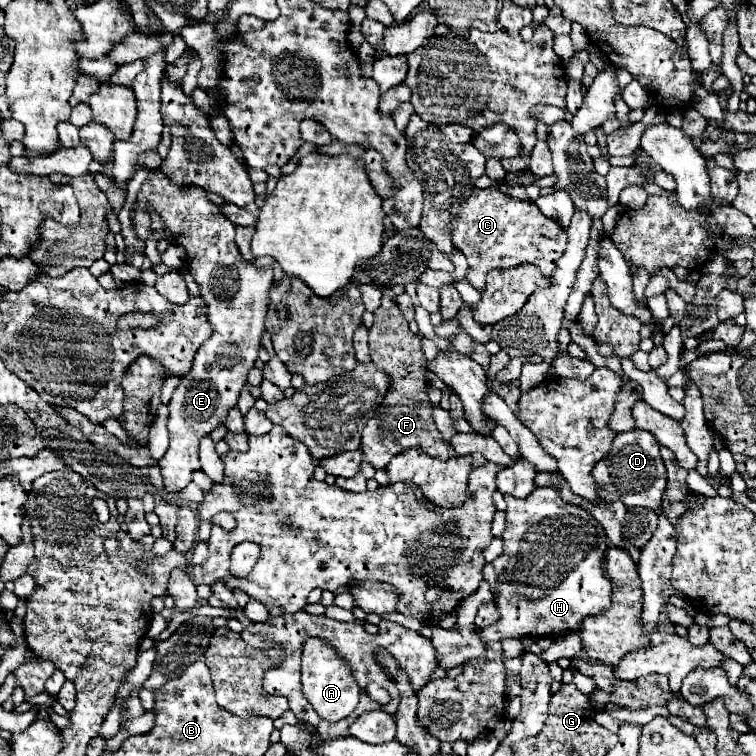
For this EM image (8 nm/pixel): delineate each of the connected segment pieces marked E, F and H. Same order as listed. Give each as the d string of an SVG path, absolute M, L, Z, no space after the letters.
M156 174L154 178L148 178L142 184L142 190L138 194L138 212L134 216L134 230L138 232L138 236L142 240L146 240L146 236L150 234L150 216L146 214L146 206L152 204L154 210L160 214L160 218L166 224L166 232L168 232L168 240L176 242L178 246L184 248L186 252L186 264L190 274L194 276L194 282L200 286L200 296L204 300L204 304L208 306L208 320L214 326L214 334L210 336L210 340L204 342L204 346L198 350L196 358L194 358L194 366L192 372L188 372L186 376L180 378L170 402L168 402L168 432L170 432L170 446L166 450L166 454L160 458L158 466L164 478L164 490L166 492L180 492L190 480L192 480L192 472L200 470L200 460L198 460L198 444L204 436L212 434L212 430L220 424L224 424L226 414L230 408L236 406L236 400L242 392L242 386L246 384L248 372L254 368L254 362L258 360L258 350L260 350L260 338L264 334L264 318L268 312L268 304L270 304L270 288L274 282L272 276L272 268L258 268L252 262L246 262L240 256L240 250L234 242L234 230L236 226L222 216L220 206L212 204L206 198L206 190L198 188L198 186L174 186L164 174Z
M384 292L382 296L382 304L378 306L378 310L374 310L374 324L370 328L370 338L368 338L368 346L370 346L370 358L374 362L376 368L388 372L392 376L392 388L388 392L388 398L384 398L384 402L380 404L378 412L368 420L368 424L362 430L362 446L360 450L366 454L368 462L374 468L384 468L392 456L408 450L408 448L418 448L422 452L426 452L432 458L440 458L440 460L448 460L450 452L448 452L448 444L442 440L434 420L432 420L432 404L428 400L428 382L426 382L426 360L420 352L420 348L412 348L412 344L420 344L420 336L414 336L408 328L408 322L404 320L398 304L394 302L394 298L390 294Z
M536 488L530 496L526 498L514 498L514 496L504 496L506 504L508 504L508 510L506 510L506 528L504 528L504 554L492 562L492 566L496 568L496 574L498 574L498 588L500 588L500 594L498 594L498 600L496 600L496 608L500 612L500 620L488 628L482 628L480 630L480 640L484 644L490 644L490 642L496 642L496 640L504 640L504 638L522 638L522 636L534 636L534 638L540 638L540 636L558 636L558 634L566 634L566 632L576 632L578 630L578 624L580 620L584 620L584 616L594 616L596 612L602 612L604 608L610 608L610 596L612 596L612 582L606 578L604 570L602 570L602 564L604 564L604 552L608 548L608 536L602 528L602 524L590 514L586 512L584 508L580 506L574 506L574 504L568 504L568 502L562 502L558 492L552 490L552 488Z

